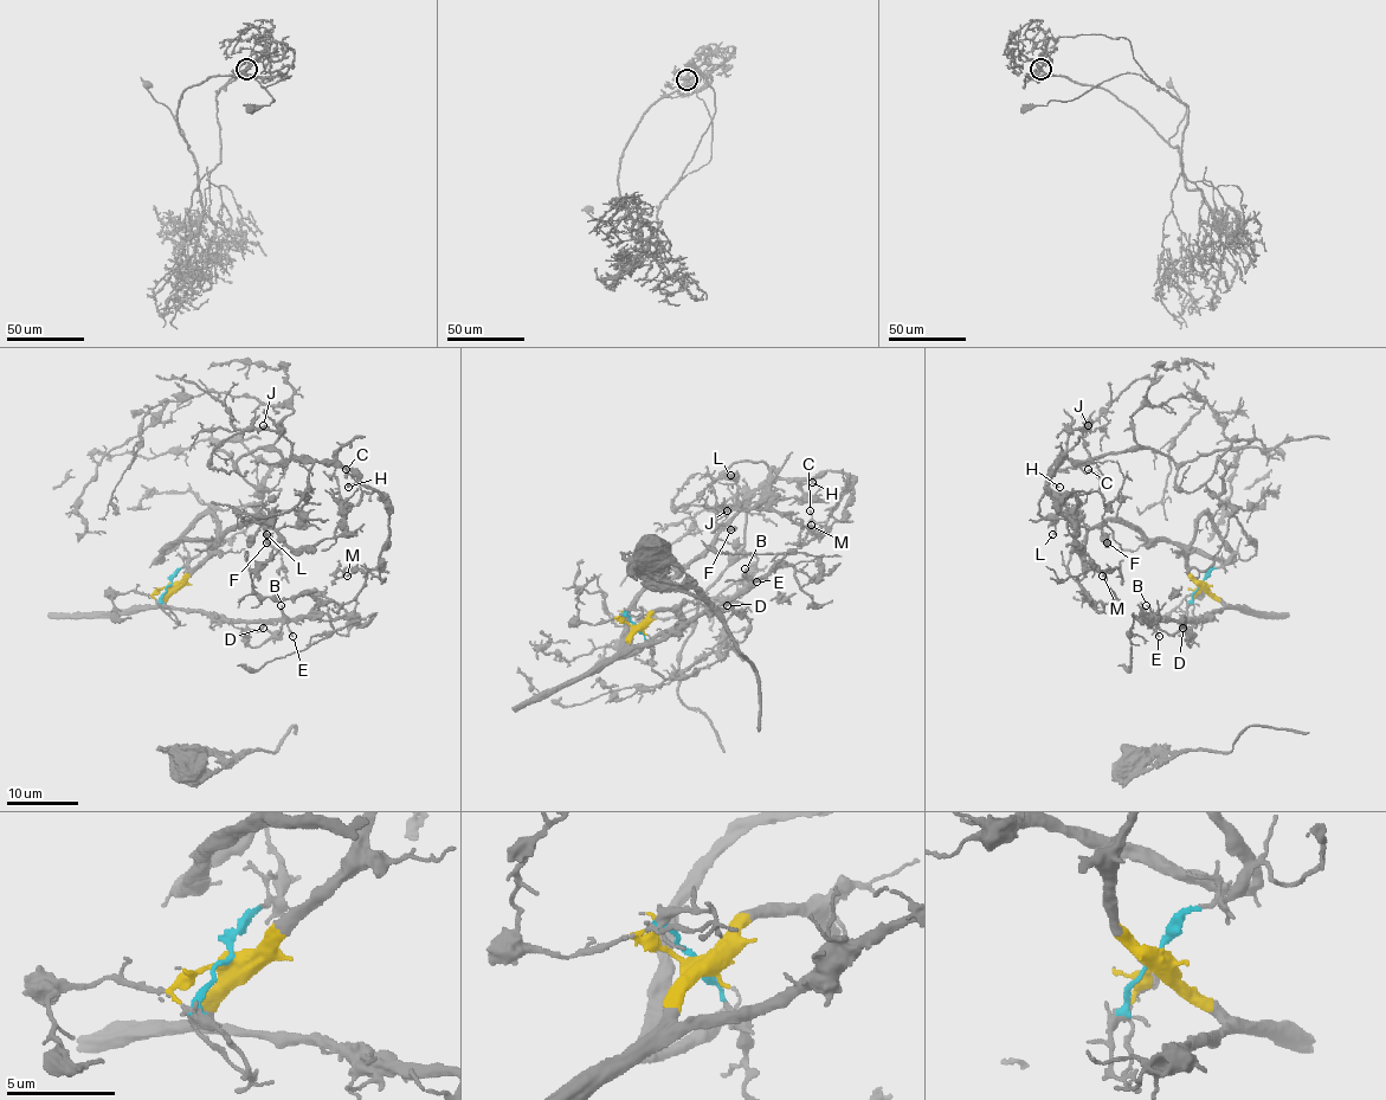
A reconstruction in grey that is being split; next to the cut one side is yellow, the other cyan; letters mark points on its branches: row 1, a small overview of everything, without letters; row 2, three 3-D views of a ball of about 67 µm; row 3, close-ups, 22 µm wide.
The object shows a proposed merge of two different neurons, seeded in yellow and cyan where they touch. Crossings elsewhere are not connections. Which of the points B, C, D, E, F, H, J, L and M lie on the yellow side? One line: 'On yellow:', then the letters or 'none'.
On yellow: B, D, E, F, L

